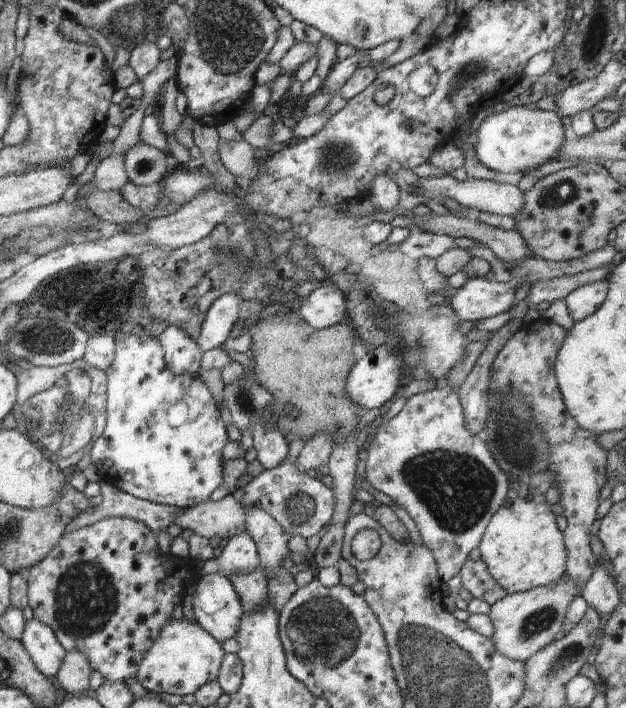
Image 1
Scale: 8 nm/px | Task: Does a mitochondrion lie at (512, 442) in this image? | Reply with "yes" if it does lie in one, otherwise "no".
yes

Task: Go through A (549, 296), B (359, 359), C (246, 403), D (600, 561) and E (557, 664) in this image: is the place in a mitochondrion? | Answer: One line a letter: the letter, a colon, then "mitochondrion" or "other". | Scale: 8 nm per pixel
A: other
B: other
C: mitochondrion
D: other
E: mitochondrion

